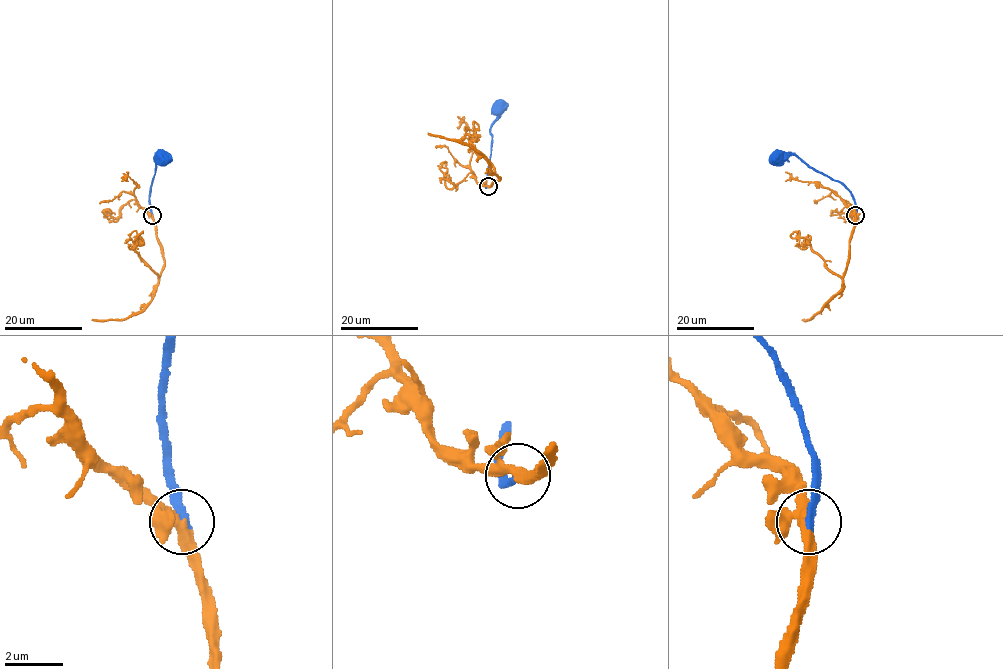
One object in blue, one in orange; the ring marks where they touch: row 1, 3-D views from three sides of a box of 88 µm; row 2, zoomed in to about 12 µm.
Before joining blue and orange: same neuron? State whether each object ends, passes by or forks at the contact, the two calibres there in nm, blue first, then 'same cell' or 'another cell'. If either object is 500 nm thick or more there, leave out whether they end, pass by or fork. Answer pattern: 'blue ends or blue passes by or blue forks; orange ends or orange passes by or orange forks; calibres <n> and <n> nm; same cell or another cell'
blue ends; orange forks; calibres 280 and 280 nm; same cell

